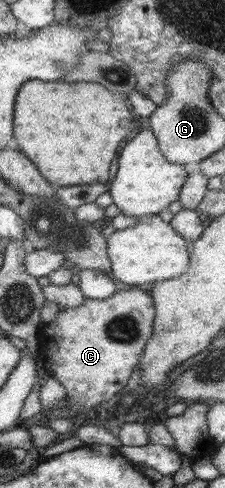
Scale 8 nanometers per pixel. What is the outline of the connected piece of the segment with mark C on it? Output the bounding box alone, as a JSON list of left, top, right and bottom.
[40,287,156,409]

